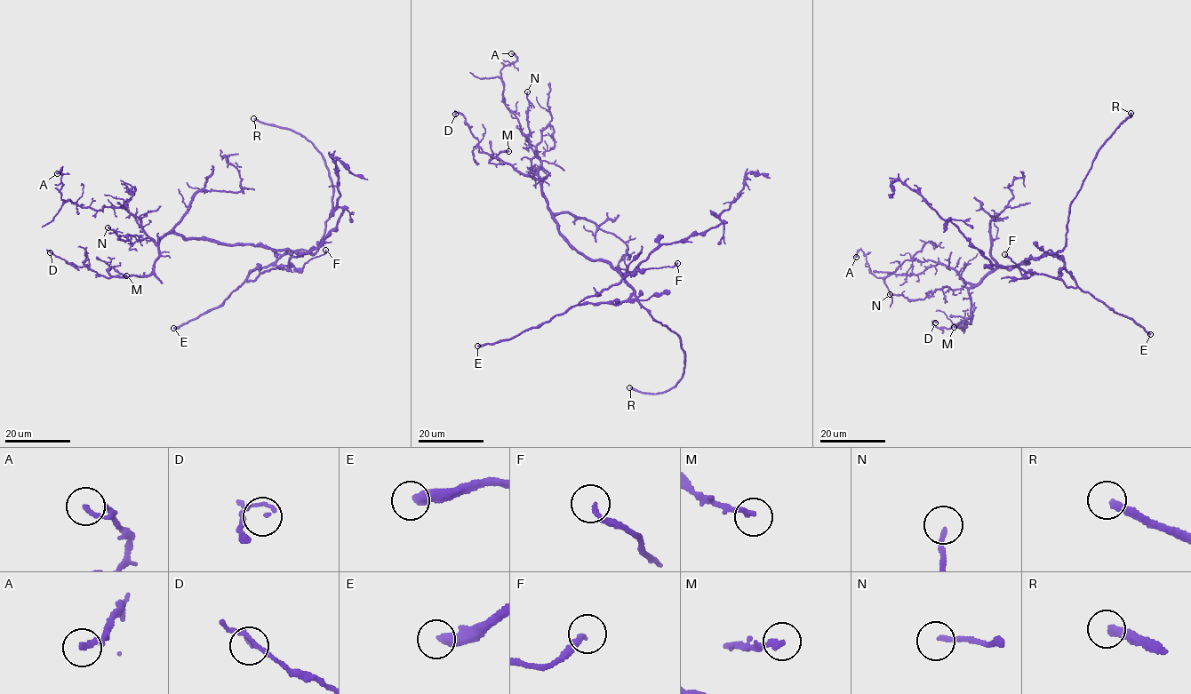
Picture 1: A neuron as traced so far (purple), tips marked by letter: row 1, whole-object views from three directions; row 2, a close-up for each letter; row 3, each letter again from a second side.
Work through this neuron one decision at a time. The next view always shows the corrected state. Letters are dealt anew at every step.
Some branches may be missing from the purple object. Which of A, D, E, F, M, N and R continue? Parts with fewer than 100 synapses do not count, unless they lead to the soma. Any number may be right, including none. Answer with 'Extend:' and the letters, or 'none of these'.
Extend: E, R

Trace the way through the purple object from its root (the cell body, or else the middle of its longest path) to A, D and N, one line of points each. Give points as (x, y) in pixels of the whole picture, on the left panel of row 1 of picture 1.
A: (287, 250), (221, 244), (169, 232), (156, 243), (123, 208), (91, 209), (62, 200), (61, 167), (57, 173)
D: (287, 250), (221, 244), (169, 232), (156, 243), (159, 257), (151, 274), (107, 277), (50, 252)
N: (287, 250), (221, 244), (169, 232), (156, 243), (128, 234), (124, 242), (107, 227)

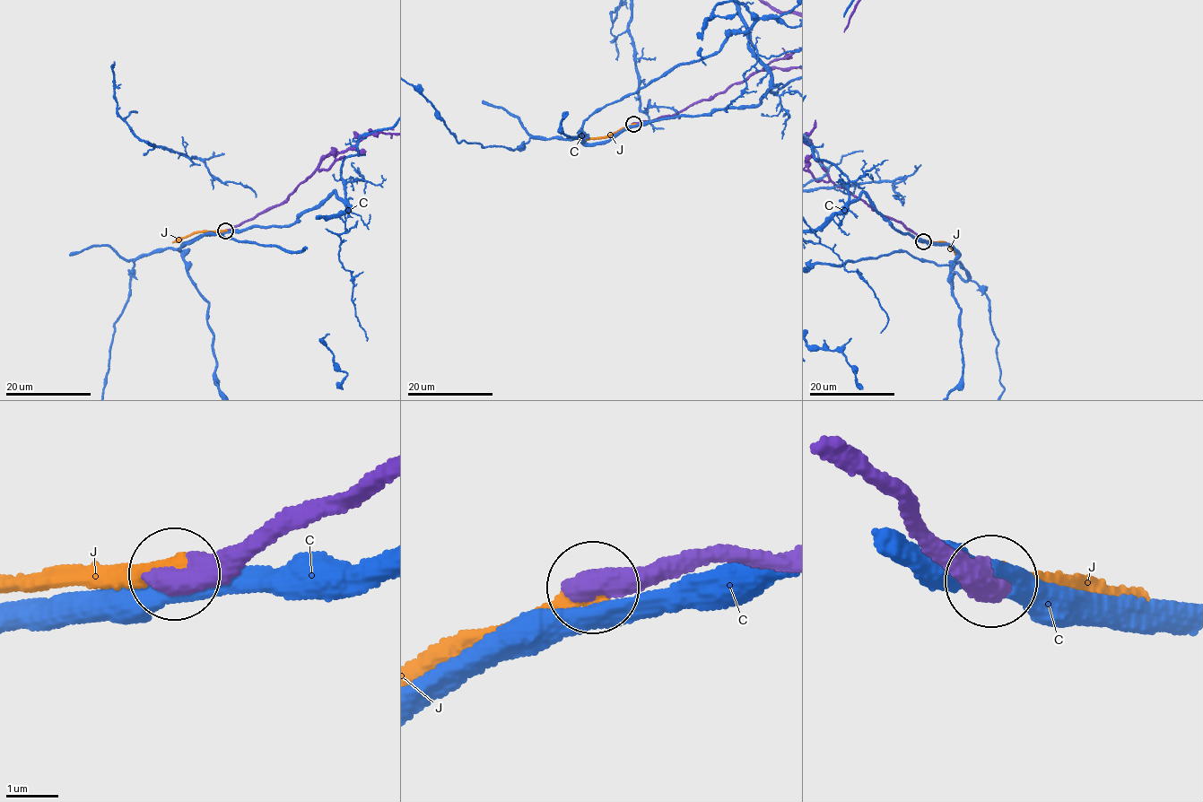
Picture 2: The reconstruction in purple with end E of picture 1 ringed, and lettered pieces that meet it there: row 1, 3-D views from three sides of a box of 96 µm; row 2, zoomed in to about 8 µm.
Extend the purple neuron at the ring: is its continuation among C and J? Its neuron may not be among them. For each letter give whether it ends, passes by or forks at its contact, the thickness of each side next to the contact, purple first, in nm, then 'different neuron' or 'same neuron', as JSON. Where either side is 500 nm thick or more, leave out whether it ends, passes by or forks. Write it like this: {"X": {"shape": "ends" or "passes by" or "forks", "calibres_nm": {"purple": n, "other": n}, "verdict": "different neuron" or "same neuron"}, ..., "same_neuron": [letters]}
{"C": {"calibres_nm": {"purple": 650, "other": 400}, "verdict": "different neuron"}, "J": {"calibres_nm": {"purple": 600, "other": 360}, "verdict": "same neuron"}, "same_neuron": ["J"]}

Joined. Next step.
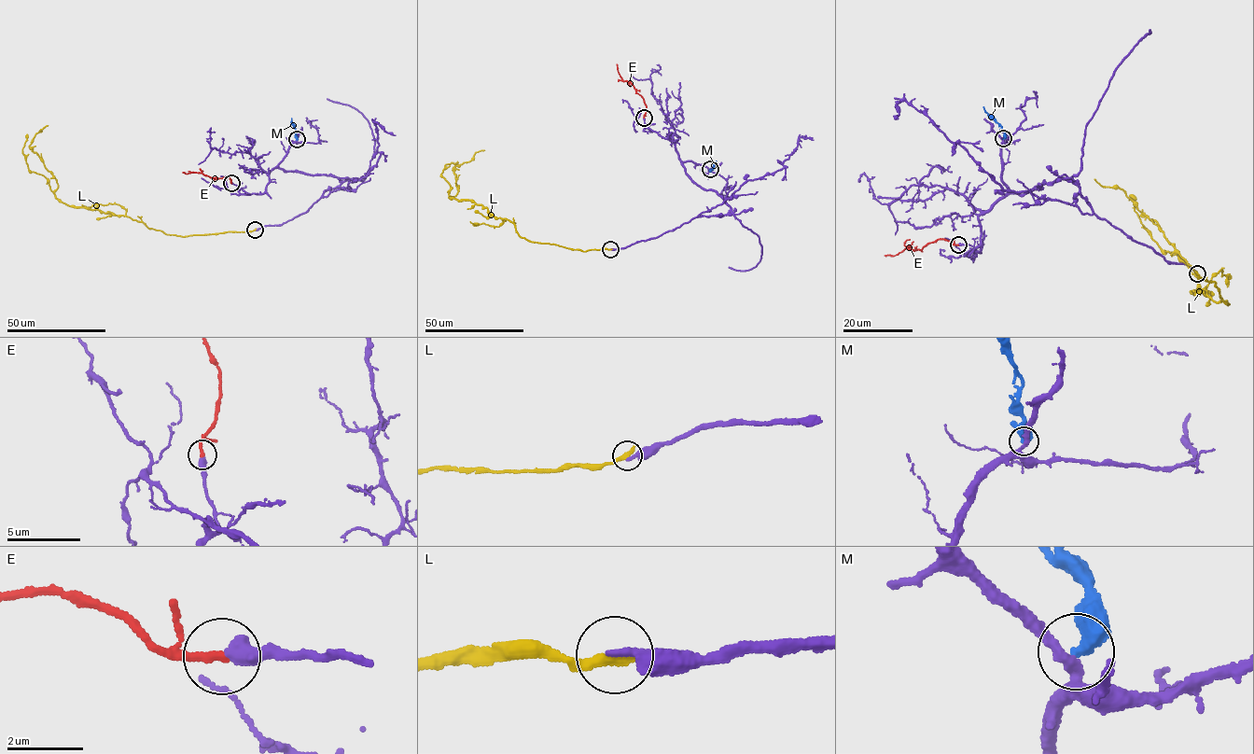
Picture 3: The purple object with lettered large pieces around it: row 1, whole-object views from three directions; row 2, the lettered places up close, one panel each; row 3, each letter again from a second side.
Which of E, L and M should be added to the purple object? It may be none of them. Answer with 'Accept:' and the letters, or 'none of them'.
Accept: E

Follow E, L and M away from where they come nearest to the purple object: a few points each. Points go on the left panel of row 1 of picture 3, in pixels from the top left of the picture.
E: (231, 183), (228, 177), (215, 178), (202, 173), (182, 172)
L: (255, 230), (166, 234), (123, 216), (69, 206), (55, 196), (56, 178), (29, 146), (48, 125)
M: (297, 139), (291, 118)

